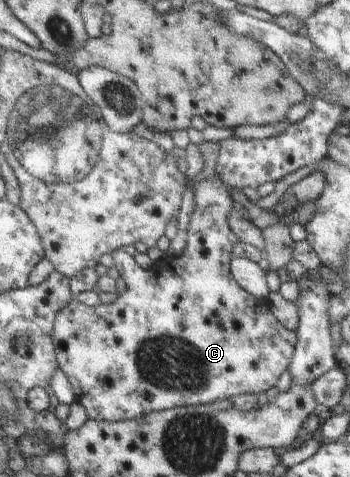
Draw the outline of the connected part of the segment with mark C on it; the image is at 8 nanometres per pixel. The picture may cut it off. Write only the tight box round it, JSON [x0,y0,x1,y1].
[54,177,298,422]

